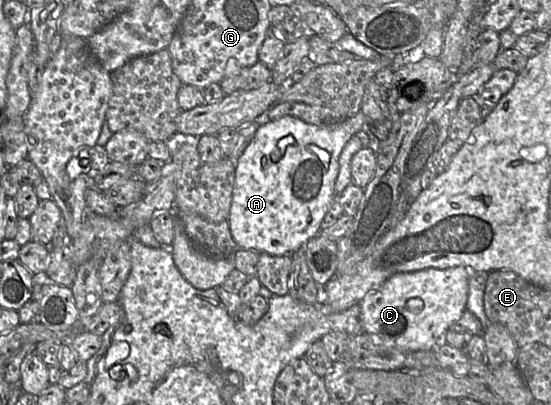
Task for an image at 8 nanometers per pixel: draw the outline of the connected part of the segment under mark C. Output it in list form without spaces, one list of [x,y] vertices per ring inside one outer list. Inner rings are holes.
[[[452,267],[446,269],[436,269],[427,268],[414,272],[404,272],[397,273],[388,278],[377,290],[371,291],[365,295],[365,297],[360,301],[360,321],[364,333],[370,335],[376,335],[379,337],[384,344],[392,346],[403,352],[414,352],[414,351],[429,351],[436,350],[436,348],[443,342],[443,337],[447,331],[449,331],[450,326],[457,322],[463,313],[467,310],[467,300],[469,292],[469,277],[471,271],[465,267]]]

